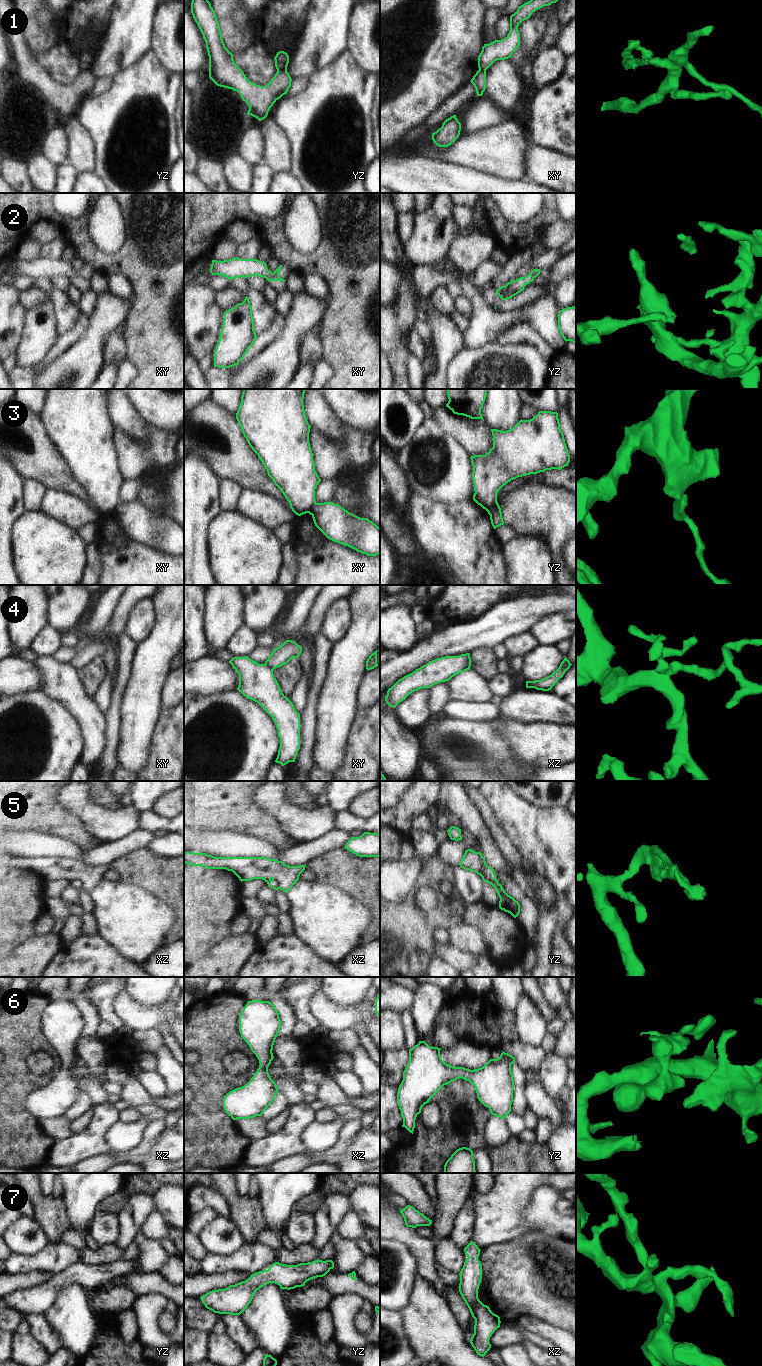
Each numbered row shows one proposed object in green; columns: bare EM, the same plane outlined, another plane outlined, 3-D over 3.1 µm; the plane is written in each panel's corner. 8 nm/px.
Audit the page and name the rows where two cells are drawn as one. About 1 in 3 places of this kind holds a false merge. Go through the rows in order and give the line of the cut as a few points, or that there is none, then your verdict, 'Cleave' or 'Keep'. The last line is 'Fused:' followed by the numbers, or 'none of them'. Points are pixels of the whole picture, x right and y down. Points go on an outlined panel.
1: Split along yz (277, 69), (286, 70). Cleave
2: Split along xy (266, 277), (275, 275), (280, 278). Cleave
3: Split along yz (496, 501), (485, 509). Cleave
4: Split along xz (464, 654), (467, 669). Cleave
5: Split along xz (272, 879), (278, 882), (279, 888). Cleave
6: No split. Keep
7: No split. Keep
Fused: 1, 2, 3, 4, 5

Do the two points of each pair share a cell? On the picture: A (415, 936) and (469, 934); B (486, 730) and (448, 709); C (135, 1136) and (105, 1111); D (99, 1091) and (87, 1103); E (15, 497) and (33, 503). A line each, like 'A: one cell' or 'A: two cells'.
A: two cells
B: two cells
C: two cells
D: two cells
E: two cells

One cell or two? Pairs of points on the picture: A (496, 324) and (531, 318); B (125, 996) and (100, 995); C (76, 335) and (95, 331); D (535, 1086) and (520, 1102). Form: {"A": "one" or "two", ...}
{"A": "one", "B": "two", "C": "two", "D": "two"}

